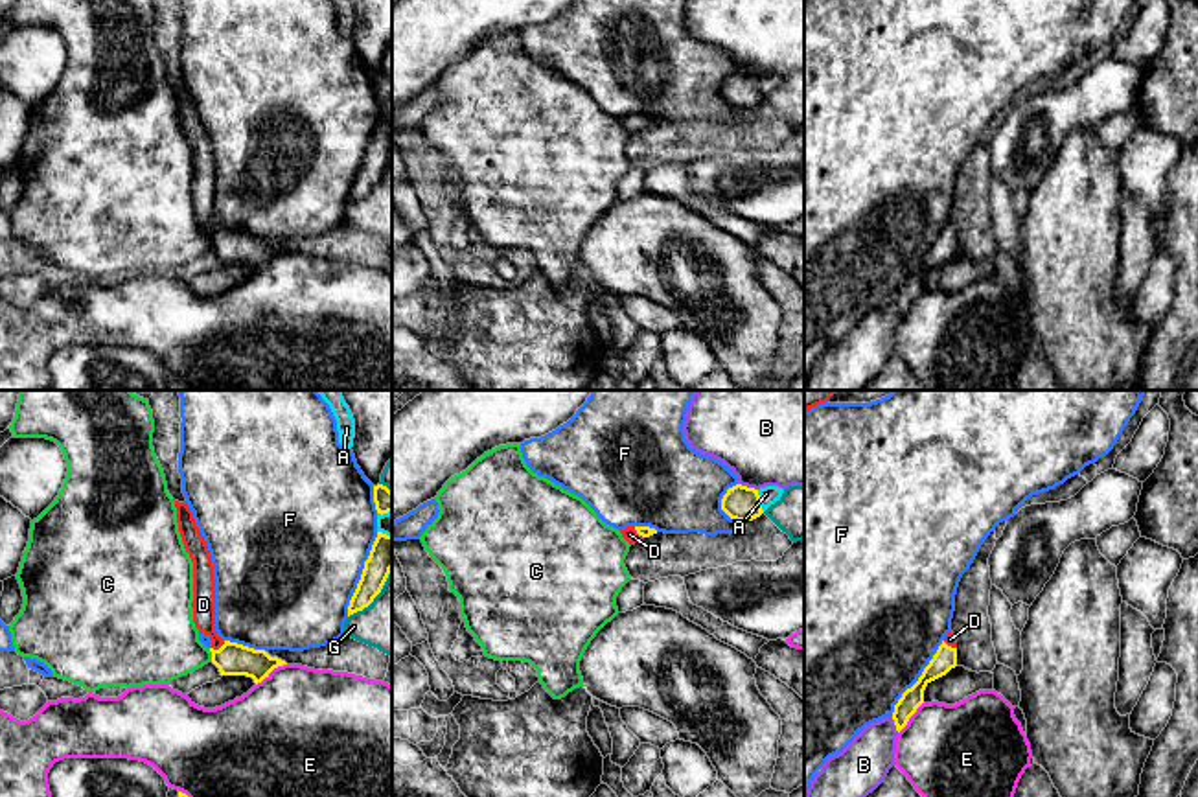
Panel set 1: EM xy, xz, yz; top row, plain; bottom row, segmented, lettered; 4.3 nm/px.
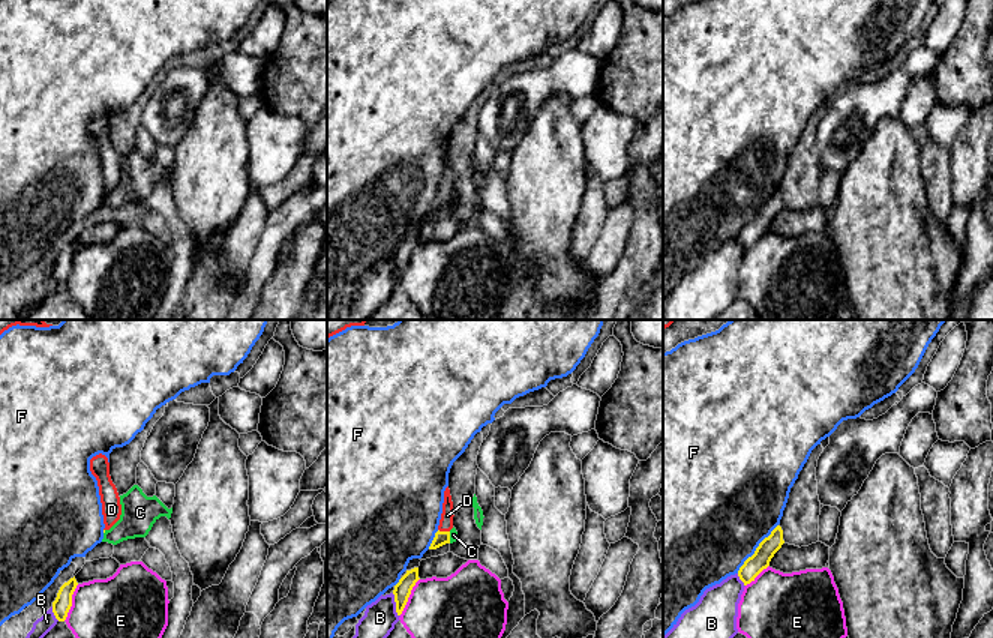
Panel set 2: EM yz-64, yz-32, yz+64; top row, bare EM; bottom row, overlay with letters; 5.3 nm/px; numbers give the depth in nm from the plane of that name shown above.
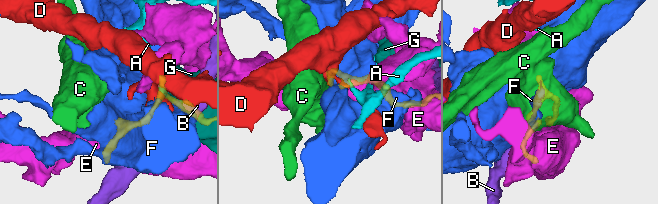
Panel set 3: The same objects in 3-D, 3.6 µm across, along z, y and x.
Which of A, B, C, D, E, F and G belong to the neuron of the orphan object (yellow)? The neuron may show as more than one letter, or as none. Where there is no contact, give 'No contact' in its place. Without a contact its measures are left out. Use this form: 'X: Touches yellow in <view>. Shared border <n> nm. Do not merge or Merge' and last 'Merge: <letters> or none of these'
A: Touches yellow in xz. Shared border 100 nm. Do not merge
B: Touches yellow in xz. Shared border 90 nm. Do not merge
C: Touches yellow in xy. Shared border 70 nm. Do not merge
D: Touches yellow in xy. Shared border 80 nm. Merge
E: Touches yellow in xy. Shared border 170 nm. Do not merge
F: Touches yellow in xy. Shared border 400 nm. Do not merge
G: Touches yellow in xy. Shared border 300 nm. Do not merge
Merge: D

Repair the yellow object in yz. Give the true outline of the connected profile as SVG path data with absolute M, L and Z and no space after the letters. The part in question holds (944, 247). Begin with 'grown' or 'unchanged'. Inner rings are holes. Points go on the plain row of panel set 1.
grown; M950 219L942 228L942 232L939 234L937 241L933 243L933 247L929 248L929 252L924 256L918 269L911 276L907 276L894 293L893 307L898 320L907 313L909 306L924 291L926 274L931 269L946 263L955 254L957 254L957 230L953 219Z

